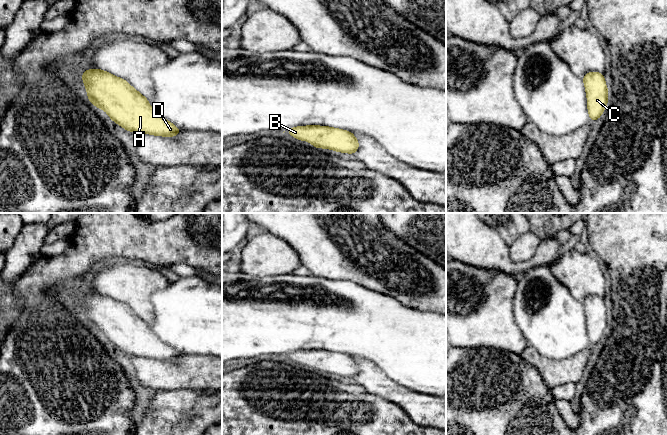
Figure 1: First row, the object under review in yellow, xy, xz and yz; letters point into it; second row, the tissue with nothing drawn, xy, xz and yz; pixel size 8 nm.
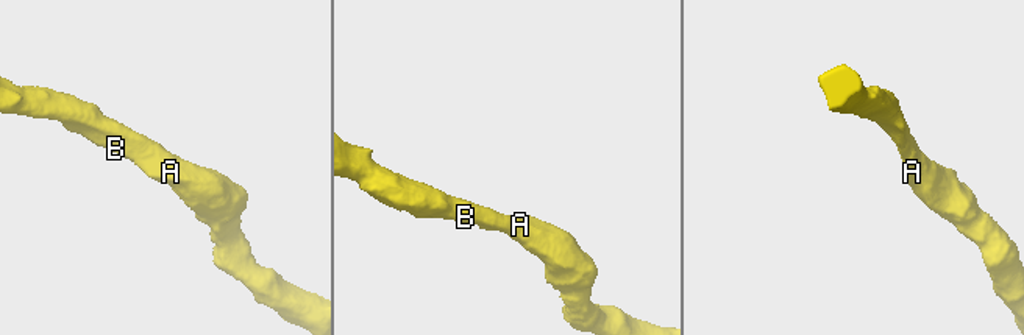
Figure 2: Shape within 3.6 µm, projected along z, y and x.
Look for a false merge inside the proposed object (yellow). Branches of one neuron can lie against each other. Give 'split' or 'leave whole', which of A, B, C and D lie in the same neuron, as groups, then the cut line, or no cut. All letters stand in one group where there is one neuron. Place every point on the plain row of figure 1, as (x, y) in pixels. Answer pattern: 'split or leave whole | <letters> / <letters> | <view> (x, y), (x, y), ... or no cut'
leave whole | A B C D | no cut

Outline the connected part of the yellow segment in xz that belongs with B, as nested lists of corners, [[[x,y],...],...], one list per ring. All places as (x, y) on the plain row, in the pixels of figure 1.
[[[298,350],[286,354],[291,360],[310,366],[316,372],[332,373],[336,376],[354,378],[359,372],[352,356],[327,350]]]

